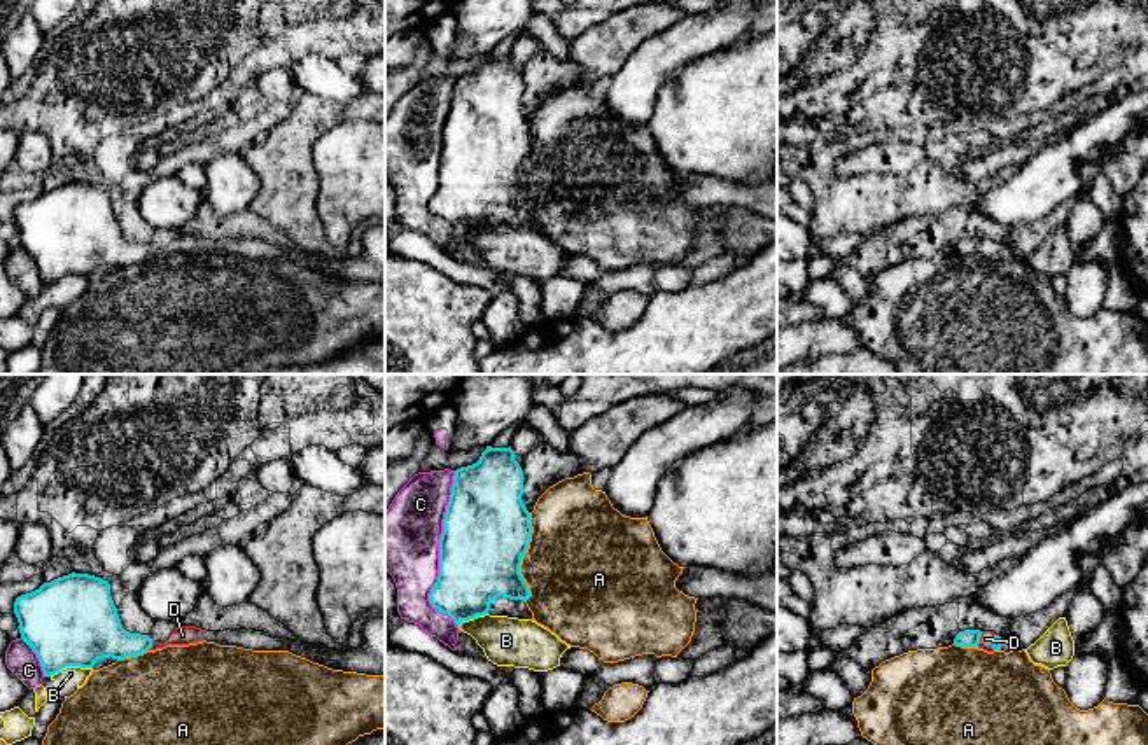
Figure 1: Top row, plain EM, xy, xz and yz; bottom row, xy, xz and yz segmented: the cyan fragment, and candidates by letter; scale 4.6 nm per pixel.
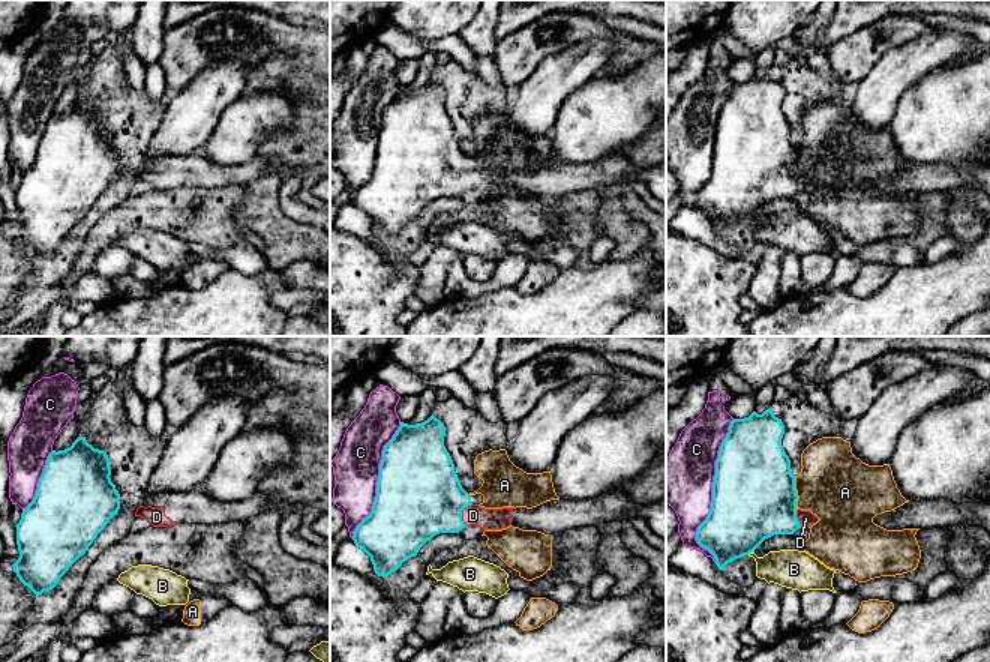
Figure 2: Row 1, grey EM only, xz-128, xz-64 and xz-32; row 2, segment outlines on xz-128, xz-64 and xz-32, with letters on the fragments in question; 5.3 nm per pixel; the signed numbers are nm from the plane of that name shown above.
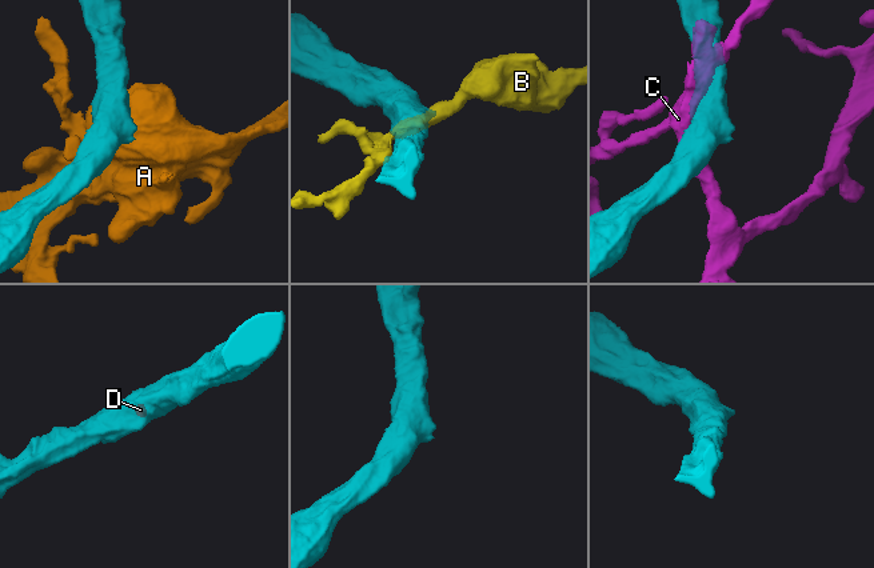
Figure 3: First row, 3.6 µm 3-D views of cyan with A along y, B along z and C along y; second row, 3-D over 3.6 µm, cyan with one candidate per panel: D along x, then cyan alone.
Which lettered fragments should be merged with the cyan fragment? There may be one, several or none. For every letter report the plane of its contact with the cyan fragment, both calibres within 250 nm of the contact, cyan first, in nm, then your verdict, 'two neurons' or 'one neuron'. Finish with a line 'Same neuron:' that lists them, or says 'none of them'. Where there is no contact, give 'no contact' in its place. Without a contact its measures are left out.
A: contact in xz; calibres 400 and 460 nm; two neurons
B: contact in xy; calibres 420 and 80 nm; two neurons
C: contact in xz; calibres 400 and 320 nm; two neurons
D: contact in yz; calibres 80 and 60 nm; one neuron
Same neuron: D

